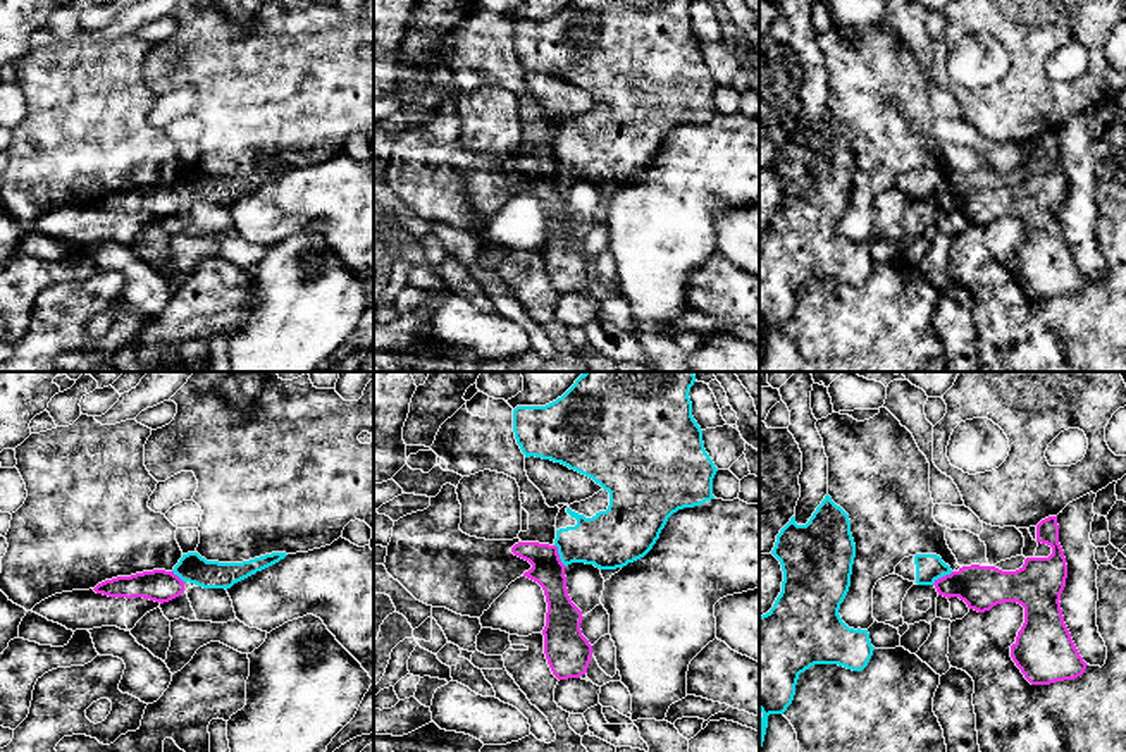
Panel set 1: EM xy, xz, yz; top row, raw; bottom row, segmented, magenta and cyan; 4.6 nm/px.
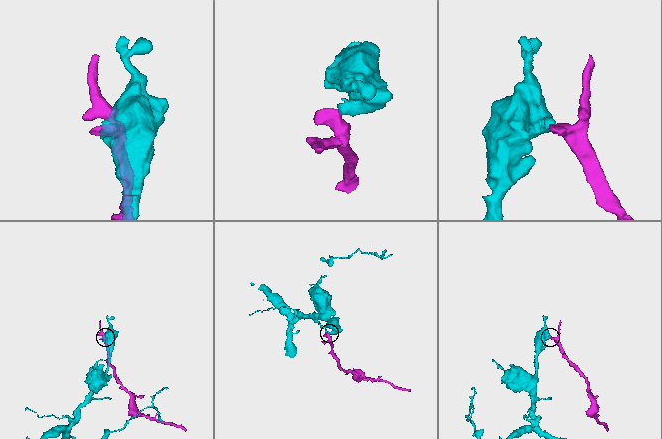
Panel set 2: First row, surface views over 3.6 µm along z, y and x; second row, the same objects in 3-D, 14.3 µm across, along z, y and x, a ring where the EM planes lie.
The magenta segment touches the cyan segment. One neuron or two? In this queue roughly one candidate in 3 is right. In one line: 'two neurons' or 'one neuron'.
two neurons

